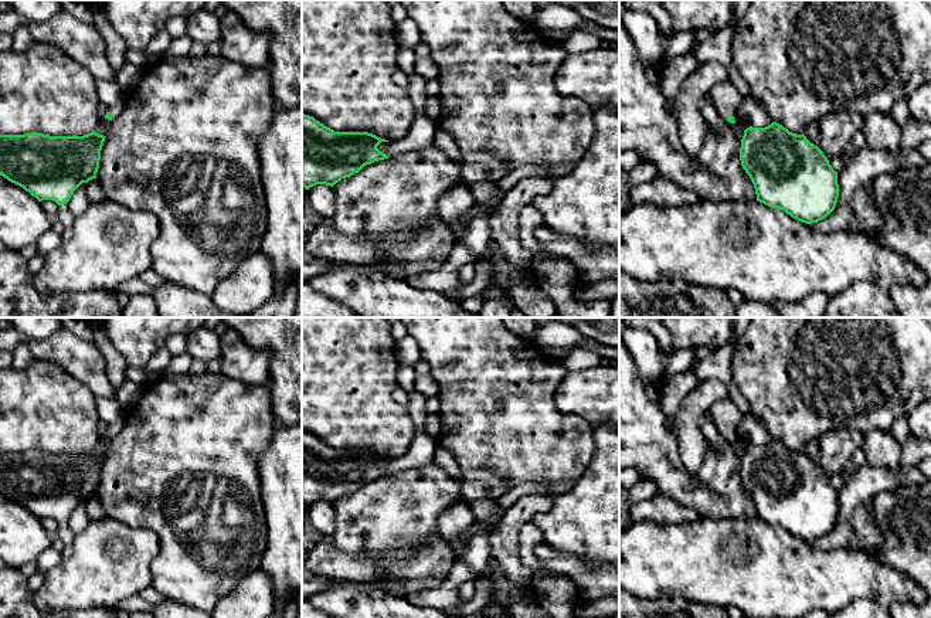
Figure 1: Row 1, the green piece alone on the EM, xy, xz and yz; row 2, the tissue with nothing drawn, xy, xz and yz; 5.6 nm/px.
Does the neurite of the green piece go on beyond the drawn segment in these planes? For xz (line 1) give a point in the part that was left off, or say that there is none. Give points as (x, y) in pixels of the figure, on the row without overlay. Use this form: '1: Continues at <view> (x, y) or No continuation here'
1: No continuation here

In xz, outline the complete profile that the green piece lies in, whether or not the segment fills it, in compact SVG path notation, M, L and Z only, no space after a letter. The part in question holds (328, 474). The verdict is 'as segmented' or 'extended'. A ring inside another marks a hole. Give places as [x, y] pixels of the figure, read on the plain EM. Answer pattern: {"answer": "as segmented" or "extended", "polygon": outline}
{"answer": "as segmented", "polygon": "M302 431L302 503L333 505L364 483L388 476L377 464L388 459L368 449L334 449Z"}

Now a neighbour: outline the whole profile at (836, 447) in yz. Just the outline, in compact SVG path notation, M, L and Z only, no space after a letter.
M835 429L819 438L819 466L830 476L846 471L856 449L863 446L864 435L854 429Z

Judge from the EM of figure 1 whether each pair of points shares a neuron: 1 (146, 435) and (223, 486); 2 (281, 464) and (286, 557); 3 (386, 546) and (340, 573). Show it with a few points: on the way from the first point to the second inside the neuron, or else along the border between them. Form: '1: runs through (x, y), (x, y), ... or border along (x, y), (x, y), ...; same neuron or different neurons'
1: runs through (165, 454), (204, 486); same neuron
2: runs through (286, 486), (286, 535); same neuron
3: border along (336, 547), (350, 554), (369, 554), (386, 573); different neurons

